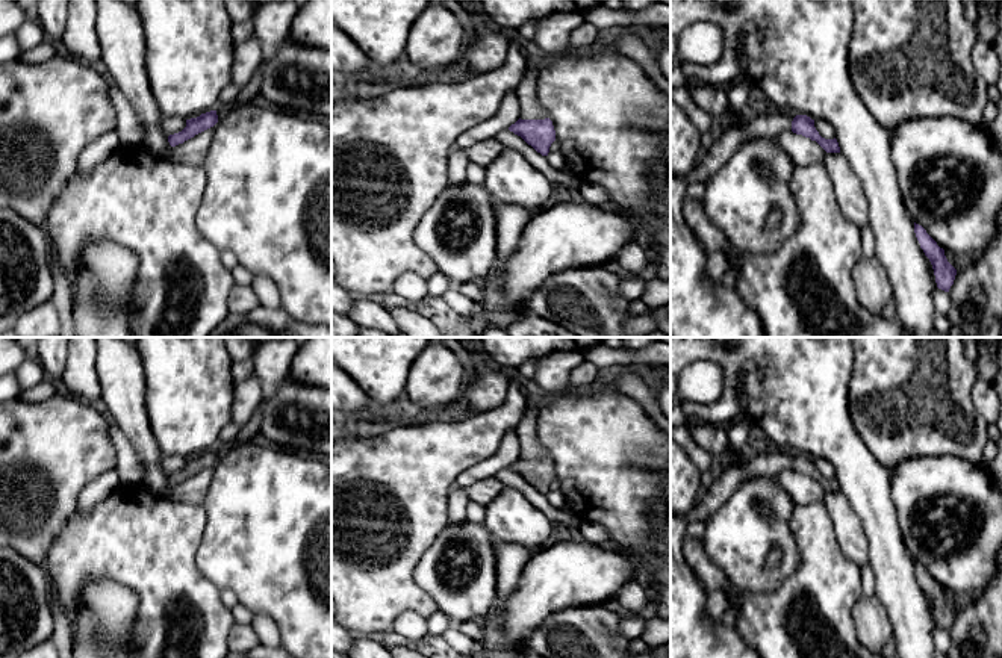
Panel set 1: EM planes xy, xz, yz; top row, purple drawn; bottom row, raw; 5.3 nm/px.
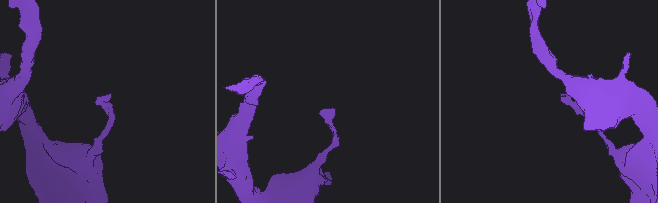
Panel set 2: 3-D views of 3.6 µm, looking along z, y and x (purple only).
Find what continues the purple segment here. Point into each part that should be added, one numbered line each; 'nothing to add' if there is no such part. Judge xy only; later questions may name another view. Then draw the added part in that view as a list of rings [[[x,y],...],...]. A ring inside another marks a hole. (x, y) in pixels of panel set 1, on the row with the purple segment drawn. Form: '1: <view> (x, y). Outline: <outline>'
nothing to add

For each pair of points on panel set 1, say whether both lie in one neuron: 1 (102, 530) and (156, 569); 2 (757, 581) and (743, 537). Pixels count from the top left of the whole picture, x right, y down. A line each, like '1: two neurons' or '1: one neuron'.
1: one neuron
2: one neuron

